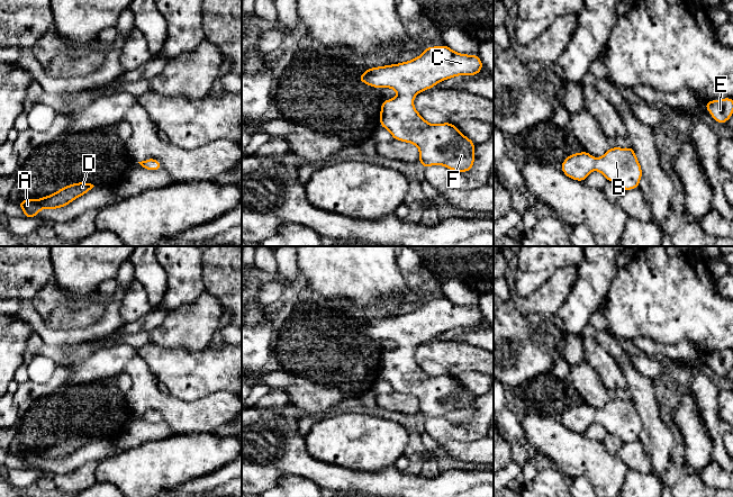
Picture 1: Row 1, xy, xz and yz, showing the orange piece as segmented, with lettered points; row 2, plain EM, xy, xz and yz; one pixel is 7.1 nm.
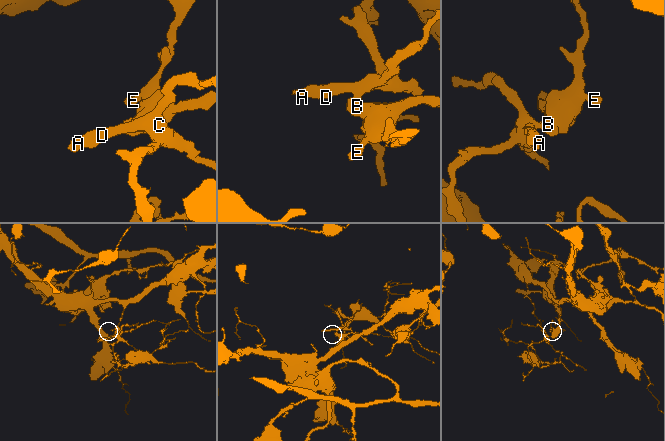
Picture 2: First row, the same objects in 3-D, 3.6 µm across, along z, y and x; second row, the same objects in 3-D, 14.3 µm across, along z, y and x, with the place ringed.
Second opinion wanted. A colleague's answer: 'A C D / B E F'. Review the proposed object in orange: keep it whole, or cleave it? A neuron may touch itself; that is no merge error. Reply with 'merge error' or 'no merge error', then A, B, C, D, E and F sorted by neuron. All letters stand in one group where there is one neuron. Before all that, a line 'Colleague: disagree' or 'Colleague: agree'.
Colleague: disagree
no merge error; A B C D E F

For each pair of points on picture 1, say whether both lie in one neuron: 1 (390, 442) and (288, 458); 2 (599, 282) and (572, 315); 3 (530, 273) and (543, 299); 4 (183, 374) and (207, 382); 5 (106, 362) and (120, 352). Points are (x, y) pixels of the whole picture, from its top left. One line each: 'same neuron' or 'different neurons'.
1: different neurons
2: same neuron
3: different neurons
4: same neuron
5: same neuron

